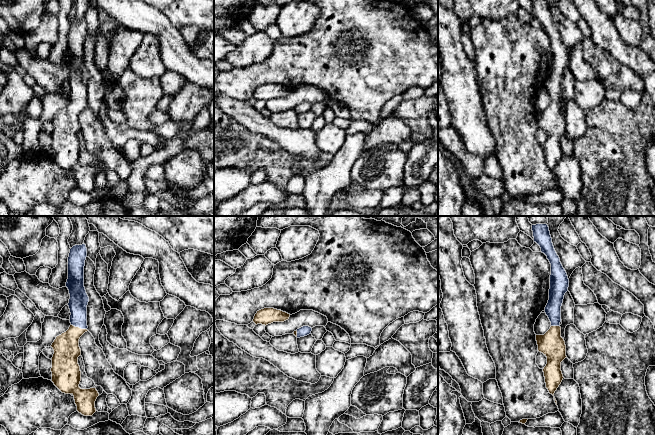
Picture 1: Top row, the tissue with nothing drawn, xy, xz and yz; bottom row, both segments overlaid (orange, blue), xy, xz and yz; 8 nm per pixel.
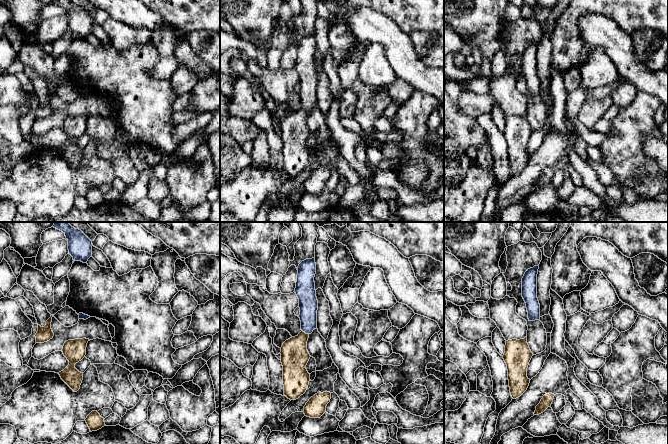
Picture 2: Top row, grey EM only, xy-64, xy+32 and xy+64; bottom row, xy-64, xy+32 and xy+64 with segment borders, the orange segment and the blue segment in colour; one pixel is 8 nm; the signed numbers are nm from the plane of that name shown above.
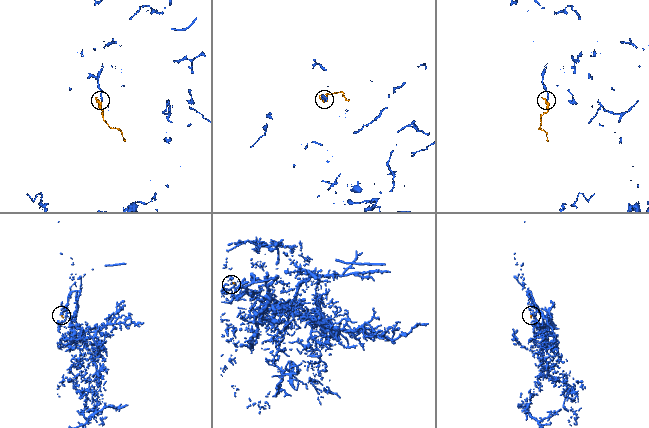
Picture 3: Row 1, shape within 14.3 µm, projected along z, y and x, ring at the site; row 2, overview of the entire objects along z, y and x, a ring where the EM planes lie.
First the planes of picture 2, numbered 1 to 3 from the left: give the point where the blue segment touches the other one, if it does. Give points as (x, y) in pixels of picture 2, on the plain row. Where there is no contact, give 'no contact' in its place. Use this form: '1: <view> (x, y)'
1: no contact
2: xy+32 (304, 108)
3: no contact

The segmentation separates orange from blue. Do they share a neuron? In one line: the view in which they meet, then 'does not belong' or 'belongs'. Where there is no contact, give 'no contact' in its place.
xy | belongs

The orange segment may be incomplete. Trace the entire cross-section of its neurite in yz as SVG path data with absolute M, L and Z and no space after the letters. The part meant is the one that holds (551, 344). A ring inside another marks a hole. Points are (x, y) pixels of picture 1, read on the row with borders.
M536 224L532 225L534 242L536 242L541 252L547 256L551 264L551 275L550 275L550 289L549 289L549 300L545 307L545 313L548 316L551 327L544 335L536 335L536 341L538 345L538 351L543 353L547 357L547 364L543 369L546 388L549 393L554 396L555 391L563 380L563 374L561 371L561 362L567 357L566 356L566 345L564 339L561 337L561 306L563 303L564 295L568 291L569 279L565 269L563 268L560 258L557 255L550 235L549 227L547 224Z

